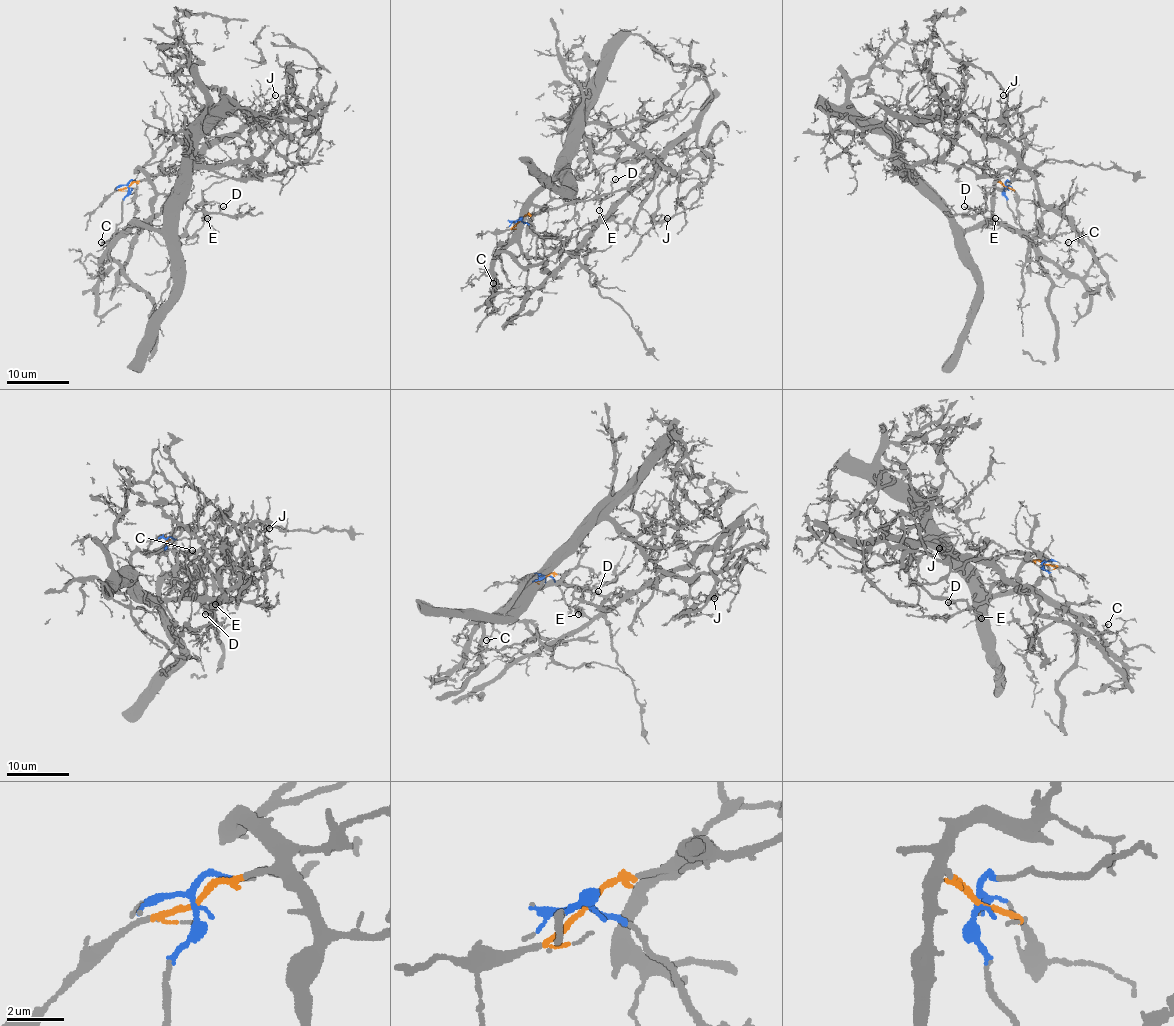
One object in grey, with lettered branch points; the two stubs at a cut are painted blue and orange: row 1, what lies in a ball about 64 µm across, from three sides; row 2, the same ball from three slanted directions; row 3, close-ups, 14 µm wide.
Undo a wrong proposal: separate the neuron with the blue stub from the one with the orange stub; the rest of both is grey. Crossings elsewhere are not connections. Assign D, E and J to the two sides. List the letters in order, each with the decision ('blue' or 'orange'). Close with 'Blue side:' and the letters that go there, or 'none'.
D: orange
E: orange
J: orange
Blue side: none

